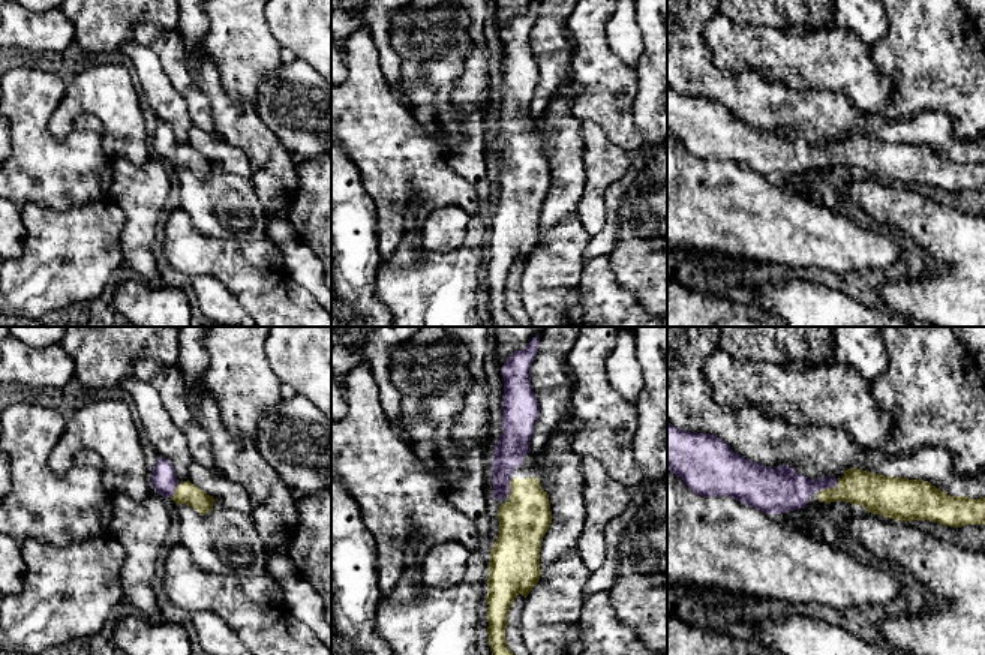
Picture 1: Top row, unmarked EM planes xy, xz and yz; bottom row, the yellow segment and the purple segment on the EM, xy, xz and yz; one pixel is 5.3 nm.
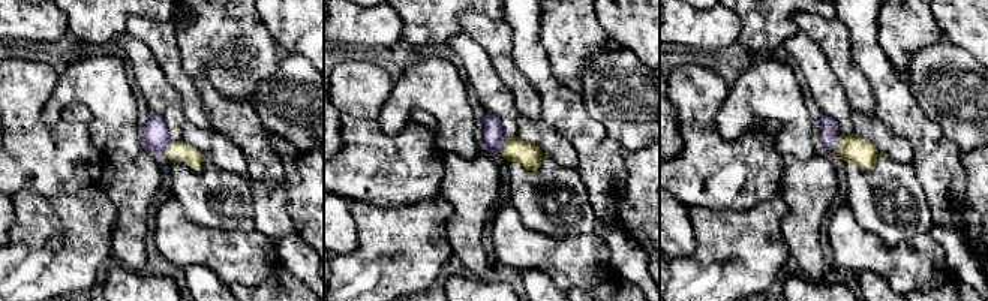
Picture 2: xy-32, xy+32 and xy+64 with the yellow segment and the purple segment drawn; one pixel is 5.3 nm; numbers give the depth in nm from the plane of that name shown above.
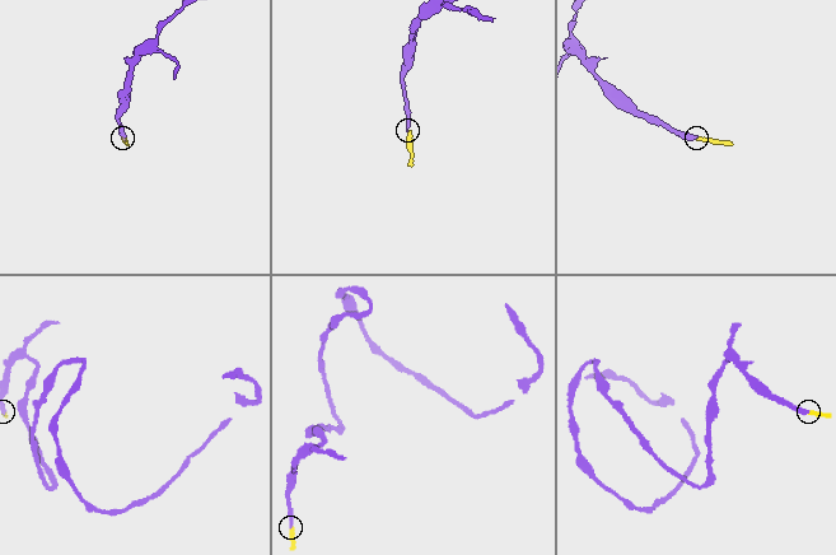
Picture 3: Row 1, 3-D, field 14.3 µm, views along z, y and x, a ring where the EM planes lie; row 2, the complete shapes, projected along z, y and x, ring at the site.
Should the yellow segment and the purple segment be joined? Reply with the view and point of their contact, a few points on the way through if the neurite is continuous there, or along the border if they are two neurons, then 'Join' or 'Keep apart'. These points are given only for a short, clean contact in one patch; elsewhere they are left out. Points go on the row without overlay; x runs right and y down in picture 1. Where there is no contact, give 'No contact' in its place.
Touches yellow at xy (176, 155). Path across: xy (188, 158), (176, 155), (164, 143). Join

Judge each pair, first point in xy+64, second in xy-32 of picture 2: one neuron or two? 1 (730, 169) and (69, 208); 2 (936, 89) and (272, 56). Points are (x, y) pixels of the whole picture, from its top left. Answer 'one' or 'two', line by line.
1: two
2: two

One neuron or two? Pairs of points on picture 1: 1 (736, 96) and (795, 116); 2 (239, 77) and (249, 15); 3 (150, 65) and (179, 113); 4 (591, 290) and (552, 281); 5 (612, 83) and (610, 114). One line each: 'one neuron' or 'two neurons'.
1: one neuron
2: one neuron
3: one neuron
4: two neurons
5: one neuron

